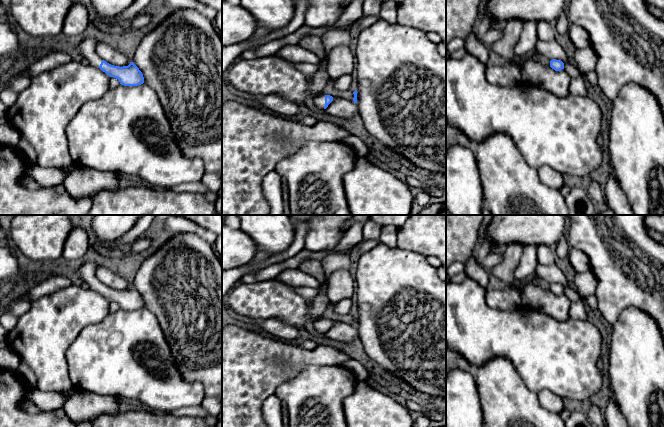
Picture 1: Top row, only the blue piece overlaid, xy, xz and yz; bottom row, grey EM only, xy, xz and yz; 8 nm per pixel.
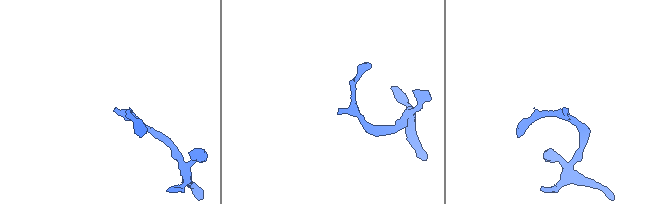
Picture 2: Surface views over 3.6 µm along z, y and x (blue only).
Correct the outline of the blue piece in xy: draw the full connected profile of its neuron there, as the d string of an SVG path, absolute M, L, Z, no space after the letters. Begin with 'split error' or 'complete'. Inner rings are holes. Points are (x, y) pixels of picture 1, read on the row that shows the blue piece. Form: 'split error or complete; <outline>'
split error; M94 37L83 38L78 49L82 55L94 67L100 68L110 77L119 80L124 86L138 86L144 83L144 77L139 68L131 62L128 66L114 66L102 60L95 52L96 39Z

